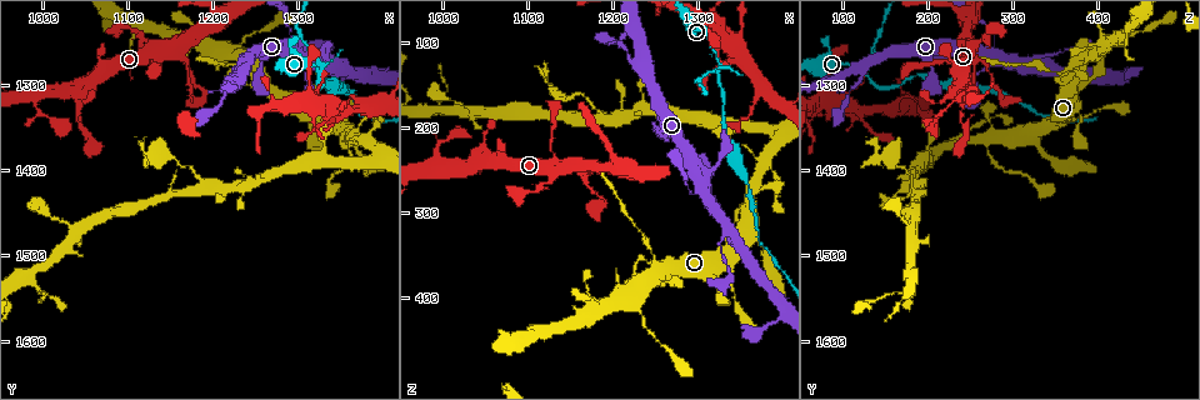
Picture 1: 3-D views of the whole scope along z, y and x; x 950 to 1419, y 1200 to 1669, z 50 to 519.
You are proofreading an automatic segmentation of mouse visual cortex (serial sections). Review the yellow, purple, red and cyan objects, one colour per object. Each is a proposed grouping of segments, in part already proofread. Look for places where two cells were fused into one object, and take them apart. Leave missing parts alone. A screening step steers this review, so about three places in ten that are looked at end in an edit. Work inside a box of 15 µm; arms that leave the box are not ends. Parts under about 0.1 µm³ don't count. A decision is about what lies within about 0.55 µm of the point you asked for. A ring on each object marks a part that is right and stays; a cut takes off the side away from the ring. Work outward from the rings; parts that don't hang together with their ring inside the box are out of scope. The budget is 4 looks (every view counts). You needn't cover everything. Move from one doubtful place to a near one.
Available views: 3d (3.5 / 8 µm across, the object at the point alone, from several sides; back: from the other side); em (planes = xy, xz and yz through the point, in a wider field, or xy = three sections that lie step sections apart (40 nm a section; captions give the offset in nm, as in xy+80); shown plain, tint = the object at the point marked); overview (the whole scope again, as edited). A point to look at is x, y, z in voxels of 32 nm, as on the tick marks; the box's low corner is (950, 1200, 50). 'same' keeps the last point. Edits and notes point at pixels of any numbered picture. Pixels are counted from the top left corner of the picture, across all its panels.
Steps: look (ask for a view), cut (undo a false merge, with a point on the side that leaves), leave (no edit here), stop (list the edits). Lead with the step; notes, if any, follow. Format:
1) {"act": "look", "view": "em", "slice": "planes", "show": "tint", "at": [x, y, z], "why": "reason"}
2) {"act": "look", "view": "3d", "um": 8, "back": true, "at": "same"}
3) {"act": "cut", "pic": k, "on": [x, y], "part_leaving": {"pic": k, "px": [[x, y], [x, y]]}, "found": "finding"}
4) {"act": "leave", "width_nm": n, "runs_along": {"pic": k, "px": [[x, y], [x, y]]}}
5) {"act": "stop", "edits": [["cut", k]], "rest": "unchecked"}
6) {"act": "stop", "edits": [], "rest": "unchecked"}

{"act": "look", "view": "3d", "um": 3.5, "at": [1155, 1260, 245], "why": "sharp bend"}

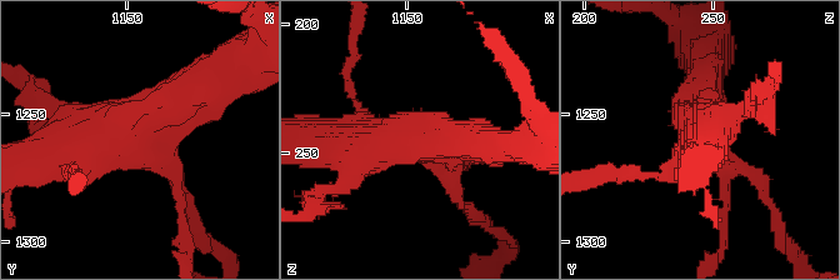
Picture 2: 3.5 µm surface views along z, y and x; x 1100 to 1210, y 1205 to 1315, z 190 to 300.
{"act": "look", "view": "em", "slice": "xy", "step": 5, "show": "tint", "at": "same", "arms": 3, "arm_widths_nm": [200, 450, 450], "why": "now the EM"}

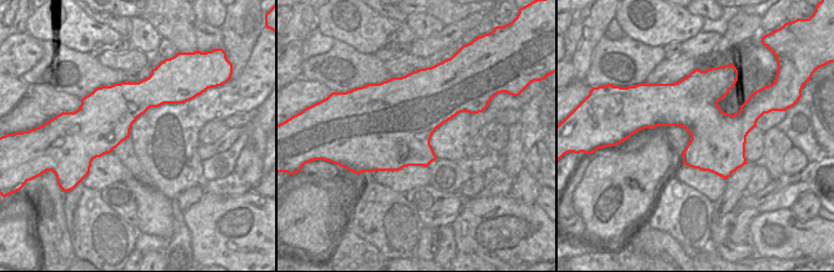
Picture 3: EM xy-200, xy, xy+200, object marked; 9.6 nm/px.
{"act": "leave", "width_nm": 800, "runs_along": {"pic": 2, "px": [[50, 141], [204, 91]]}, "found": "continuous, no second cell"}

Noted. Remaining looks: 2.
{"act": "look", "view": "3d", "um": 3.5, "back": true, "at": [1295, 1245, 280], "why": "a narrow waist"}

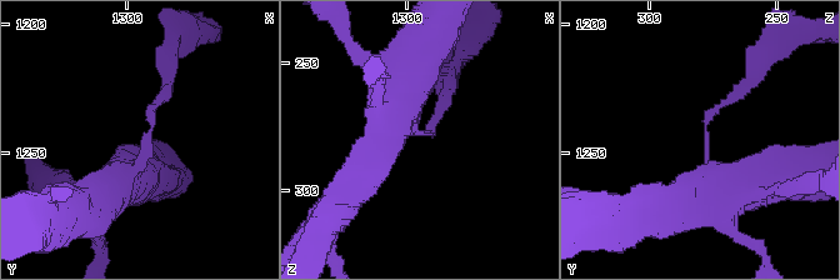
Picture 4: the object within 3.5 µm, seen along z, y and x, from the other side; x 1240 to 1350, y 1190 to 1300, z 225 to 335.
{"act": "look", "view": "em", "slice": "xy", "step": 1, "show": "tint", "at": [1293, 1242, 277], "arm_widths_nm": [150, 500]}

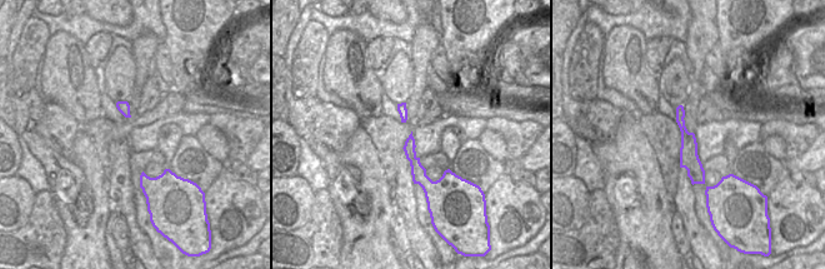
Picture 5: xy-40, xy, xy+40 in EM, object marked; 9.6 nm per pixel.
{"act": "cut", "pic": 4, "on": [150, 109], "part_leaving": {"pic": 4, "px": [[141, 149], [169, 53]]}, "found": "two cells meet here"}

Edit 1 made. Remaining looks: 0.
{"act": "stop", "edits": [["cut", 4]], "rest": "unchecked"}

